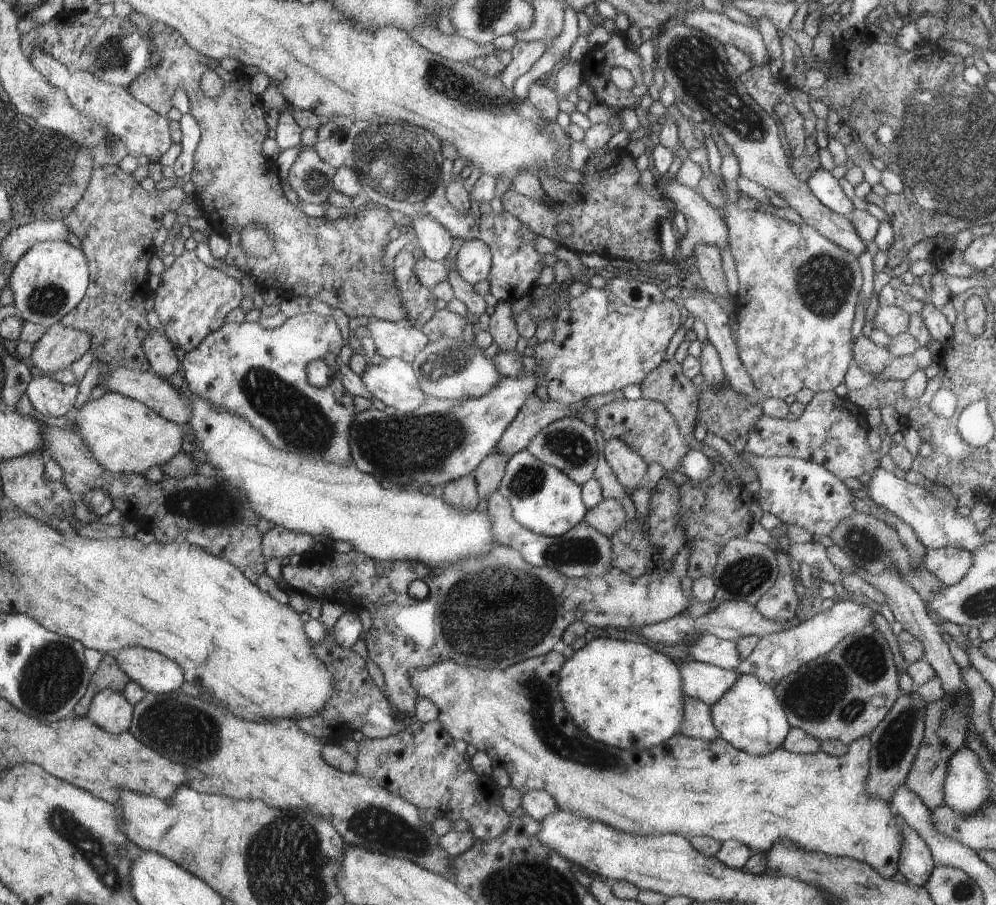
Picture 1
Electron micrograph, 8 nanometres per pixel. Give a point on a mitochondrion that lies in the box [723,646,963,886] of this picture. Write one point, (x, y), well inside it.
(894, 742)

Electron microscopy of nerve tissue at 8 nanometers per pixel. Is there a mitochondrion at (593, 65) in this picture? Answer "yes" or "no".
no

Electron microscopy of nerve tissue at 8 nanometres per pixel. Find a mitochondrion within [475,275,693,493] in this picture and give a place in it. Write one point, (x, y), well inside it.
(572, 446)

